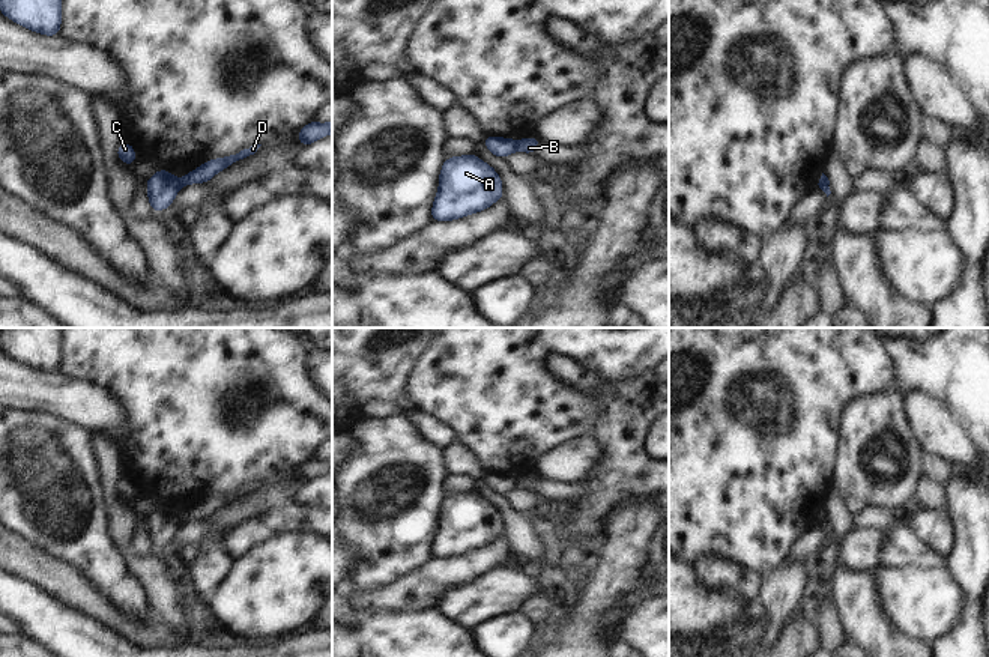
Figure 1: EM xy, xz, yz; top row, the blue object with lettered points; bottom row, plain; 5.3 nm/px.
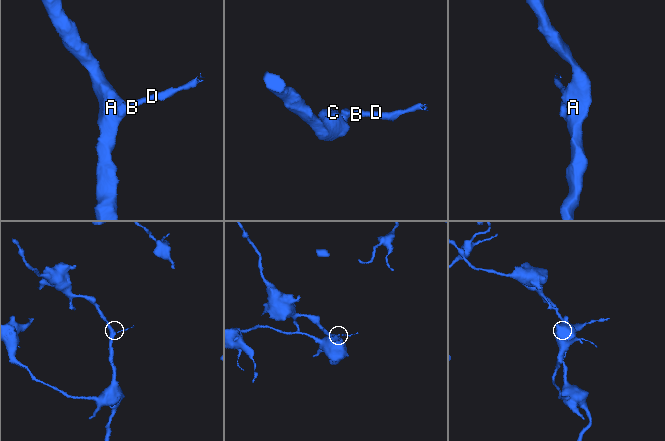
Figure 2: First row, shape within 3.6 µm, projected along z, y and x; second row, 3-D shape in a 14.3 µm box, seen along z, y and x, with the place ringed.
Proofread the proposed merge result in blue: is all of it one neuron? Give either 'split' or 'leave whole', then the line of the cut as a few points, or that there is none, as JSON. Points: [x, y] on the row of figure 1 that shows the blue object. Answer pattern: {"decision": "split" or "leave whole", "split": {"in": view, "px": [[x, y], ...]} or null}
{"decision": "split", "split": {"in": "xz", "px": [[517, 142], [514, 149]]}}

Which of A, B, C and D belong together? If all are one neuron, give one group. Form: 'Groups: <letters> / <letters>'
Groups: A C / B D

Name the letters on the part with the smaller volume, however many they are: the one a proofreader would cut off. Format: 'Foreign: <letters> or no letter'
Foreign: B, D

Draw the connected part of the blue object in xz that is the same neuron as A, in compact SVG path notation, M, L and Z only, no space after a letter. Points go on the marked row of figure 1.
M475 153L445 158L431 207L433 221L452 221L490 207L504 195L502 179Z

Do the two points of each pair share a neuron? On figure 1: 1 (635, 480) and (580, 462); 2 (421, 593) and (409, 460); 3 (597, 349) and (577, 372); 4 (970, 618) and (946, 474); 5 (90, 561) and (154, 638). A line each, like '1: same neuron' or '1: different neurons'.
1: different neurons
2: different neurons
3: different neurons
4: different neurons
5: different neurons

